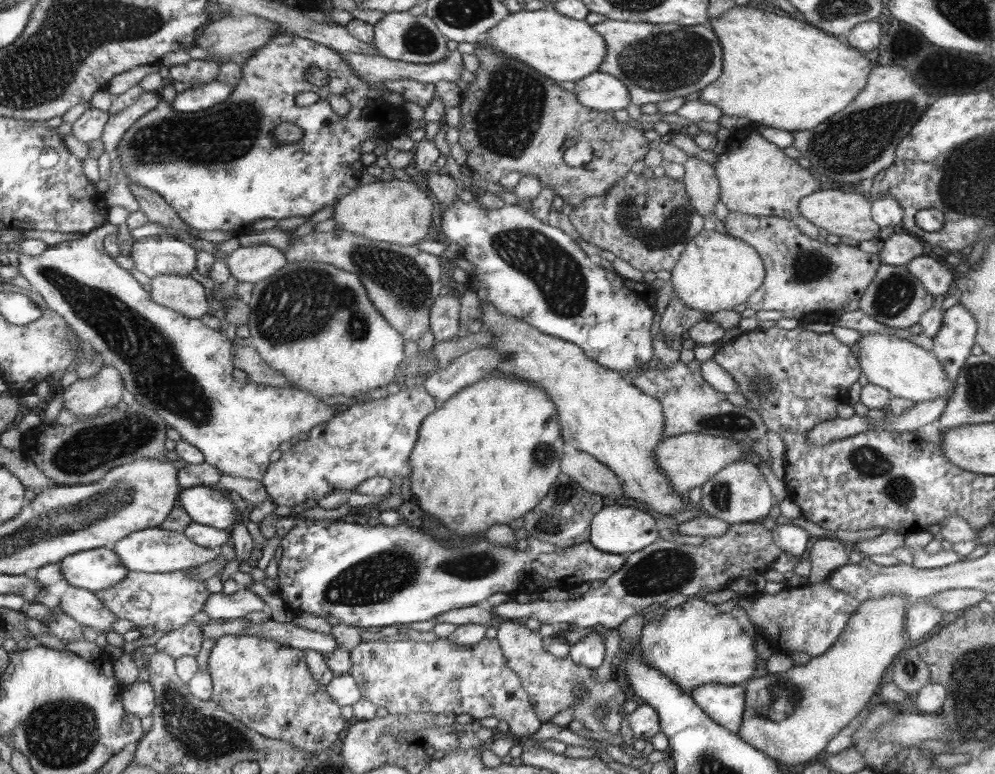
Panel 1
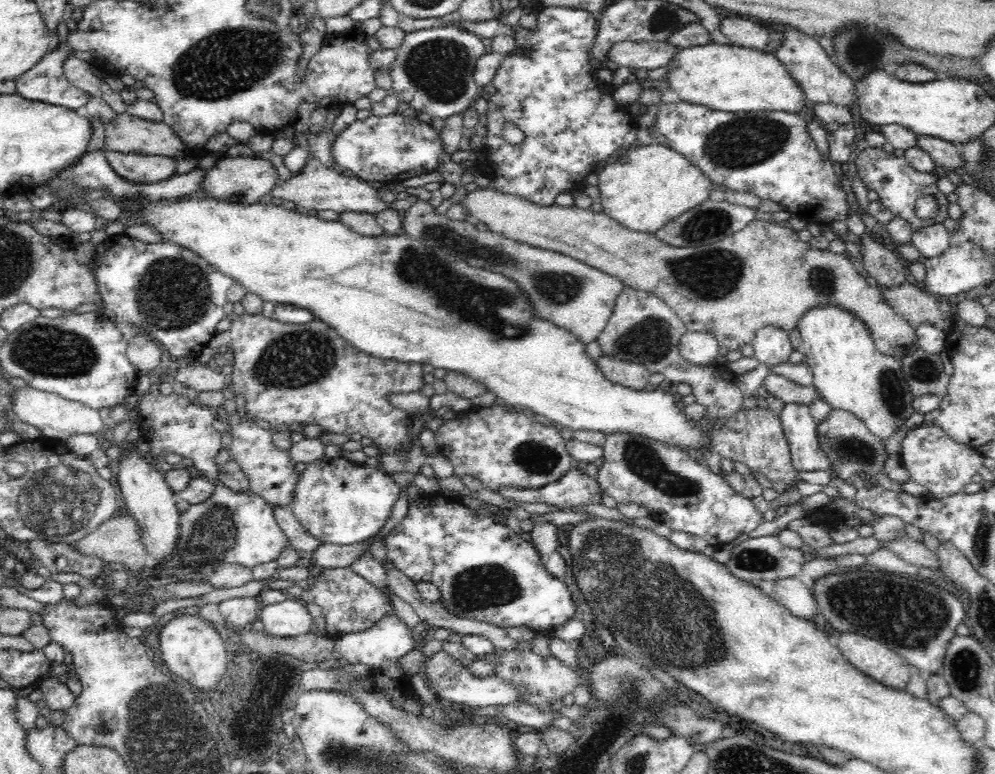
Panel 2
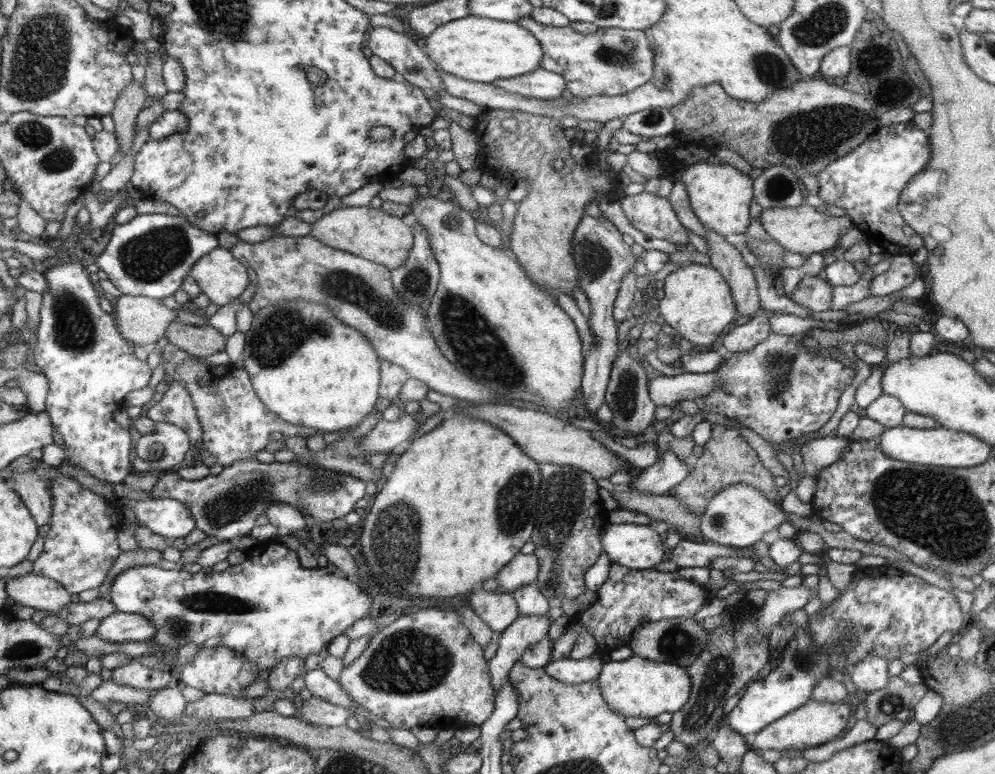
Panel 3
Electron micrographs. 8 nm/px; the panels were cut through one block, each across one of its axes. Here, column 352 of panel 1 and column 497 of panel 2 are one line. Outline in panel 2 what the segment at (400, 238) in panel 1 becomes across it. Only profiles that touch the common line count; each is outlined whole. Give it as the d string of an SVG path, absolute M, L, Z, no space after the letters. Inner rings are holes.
M496 188L468 191L459 203L466 219L486 224L489 231L497 232L510 240L520 241L522 244L566 253L568 257L600 269L600 272L619 277L628 288L651 292L674 309L680 320L687 325L688 331L709 332L728 350L739 350L742 344L752 345L757 329L764 328L765 325L778 325L789 333L790 330L798 328L797 321L804 316L806 309L825 303L840 305L858 313L871 331L876 350L886 356L901 359L919 349L916 329L906 319L894 313L894 309L882 296L883 289L870 279L862 277L861 268L847 253L834 254L828 249L811 247L809 242L798 239L796 228L791 224L774 224L755 219L746 228L734 232L732 236L726 236L724 240L686 248L670 246L651 232L626 228L603 212L556 204L542 207L514 195L505 195Z

